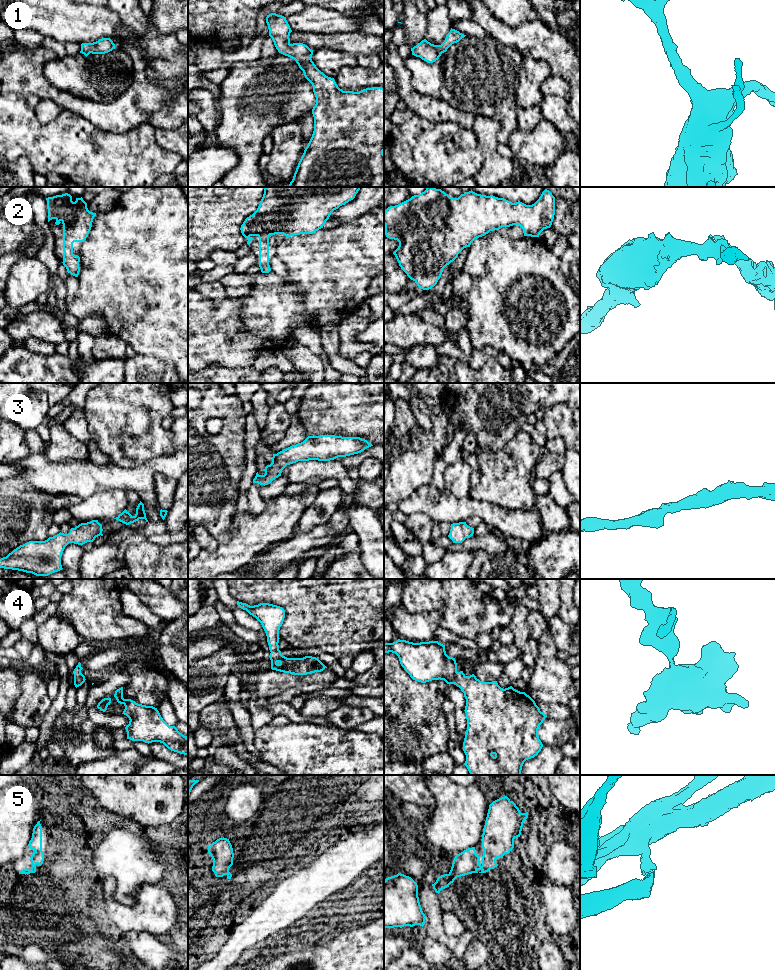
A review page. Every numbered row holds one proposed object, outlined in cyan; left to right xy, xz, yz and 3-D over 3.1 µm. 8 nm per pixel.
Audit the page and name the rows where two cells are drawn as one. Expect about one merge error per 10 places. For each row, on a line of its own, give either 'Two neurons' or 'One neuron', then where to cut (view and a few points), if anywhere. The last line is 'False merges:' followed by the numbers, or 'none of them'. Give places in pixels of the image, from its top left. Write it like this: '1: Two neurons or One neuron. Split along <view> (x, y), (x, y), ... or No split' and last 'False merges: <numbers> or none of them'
1: One neuron. No split
2: One neuron. No split
3: One neuron. No split
4: One neuron. No split
5: One neuron. No split
False merges: none of them

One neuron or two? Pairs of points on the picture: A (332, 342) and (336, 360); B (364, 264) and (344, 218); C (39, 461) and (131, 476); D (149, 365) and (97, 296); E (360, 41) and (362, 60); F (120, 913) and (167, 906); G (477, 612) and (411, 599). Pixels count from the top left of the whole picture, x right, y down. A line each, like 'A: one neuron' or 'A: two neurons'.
A: one neuron
B: two neurons
C: one neuron
D: two neurons
E: two neurons
F: one neuron
G: one neuron

